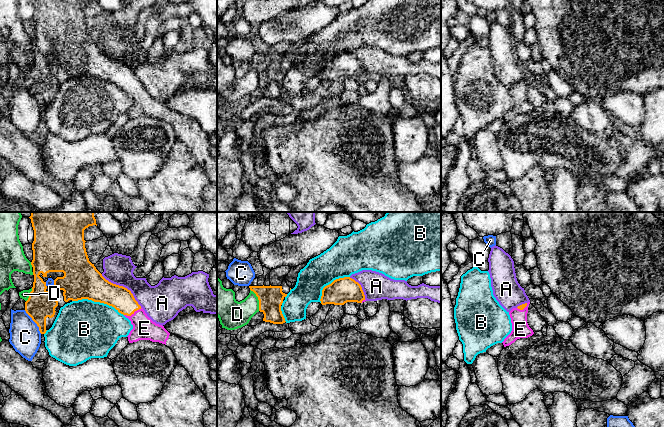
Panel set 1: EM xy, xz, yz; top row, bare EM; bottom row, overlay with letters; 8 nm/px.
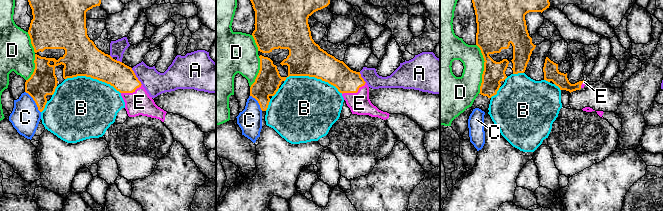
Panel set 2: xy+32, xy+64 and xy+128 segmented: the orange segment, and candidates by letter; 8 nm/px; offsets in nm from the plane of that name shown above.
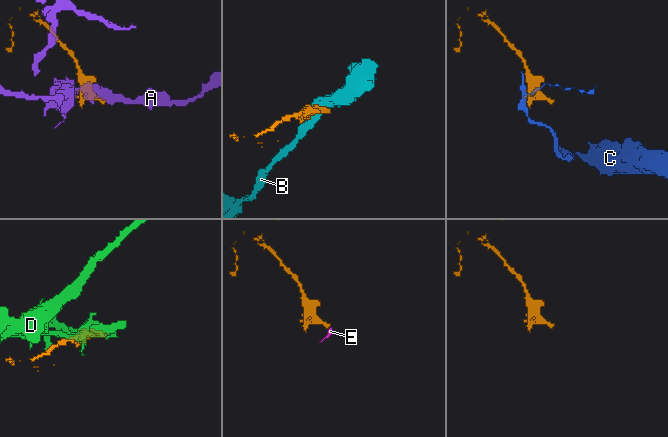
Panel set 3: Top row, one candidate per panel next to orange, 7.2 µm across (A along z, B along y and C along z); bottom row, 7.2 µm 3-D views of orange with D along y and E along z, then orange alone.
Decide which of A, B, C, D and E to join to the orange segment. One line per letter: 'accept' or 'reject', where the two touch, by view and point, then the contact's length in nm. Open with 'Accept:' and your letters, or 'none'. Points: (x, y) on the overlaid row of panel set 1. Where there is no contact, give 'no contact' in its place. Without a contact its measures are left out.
Accept: E
A: reject | xy (124, 287) | 420 nm
B: reject | xy (98, 301) | 440 nm
C: reject | xy (34, 321) | 240 nm
D: reject | xz (258, 299) | 190 nm
E: accept | xy (132, 313) | 160 nm

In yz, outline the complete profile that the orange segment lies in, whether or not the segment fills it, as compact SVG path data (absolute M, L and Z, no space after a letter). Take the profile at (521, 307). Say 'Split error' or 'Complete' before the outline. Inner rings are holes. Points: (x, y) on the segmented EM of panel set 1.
Split error. M530 302L522 304L517 308L513 308L510 312L512 323L511 333L502 342L504 347L511 345L517 339L528 338L534 334L533 330L527 323L528 306Z

